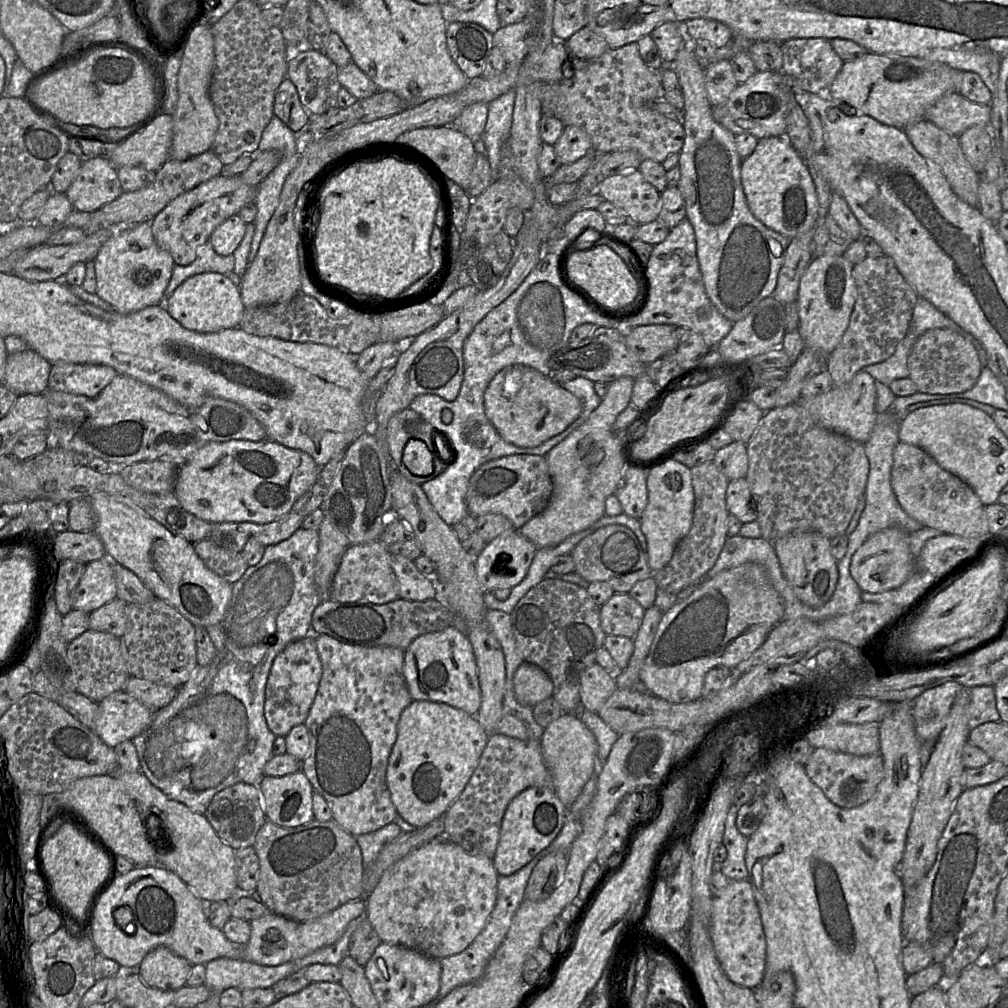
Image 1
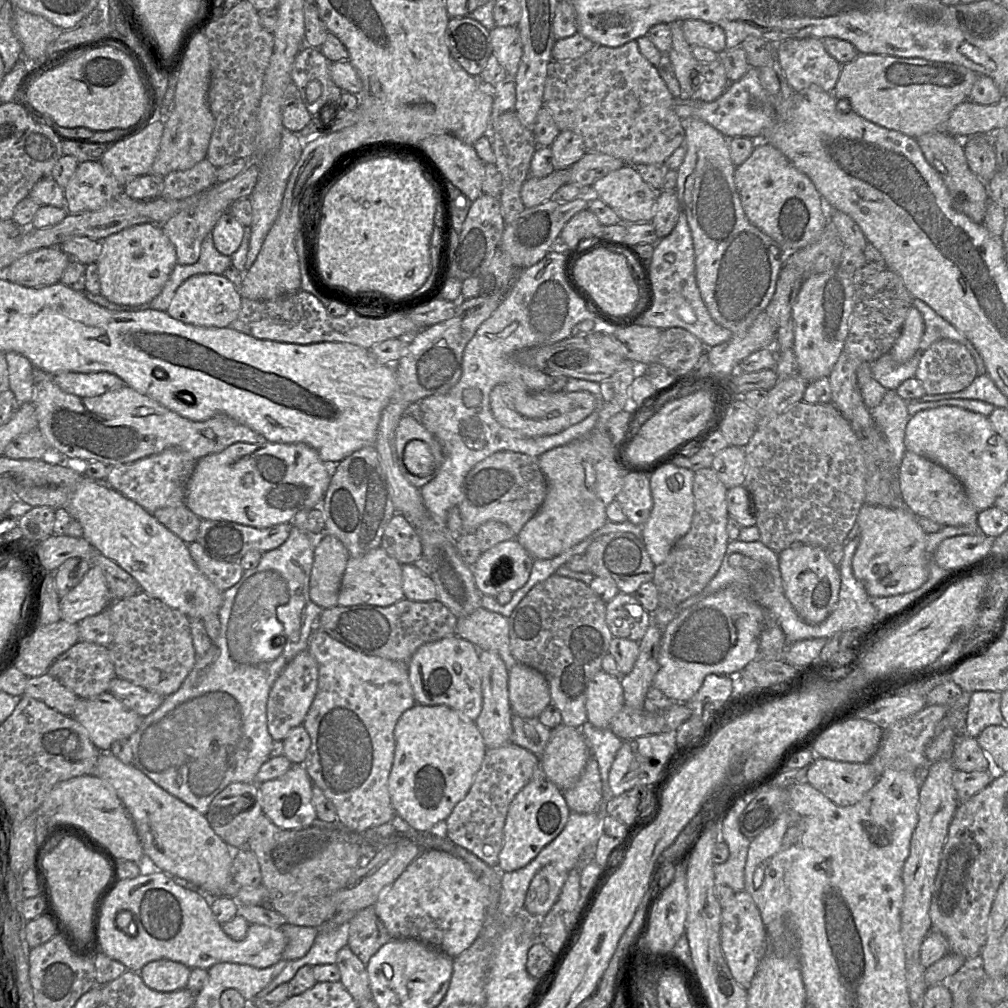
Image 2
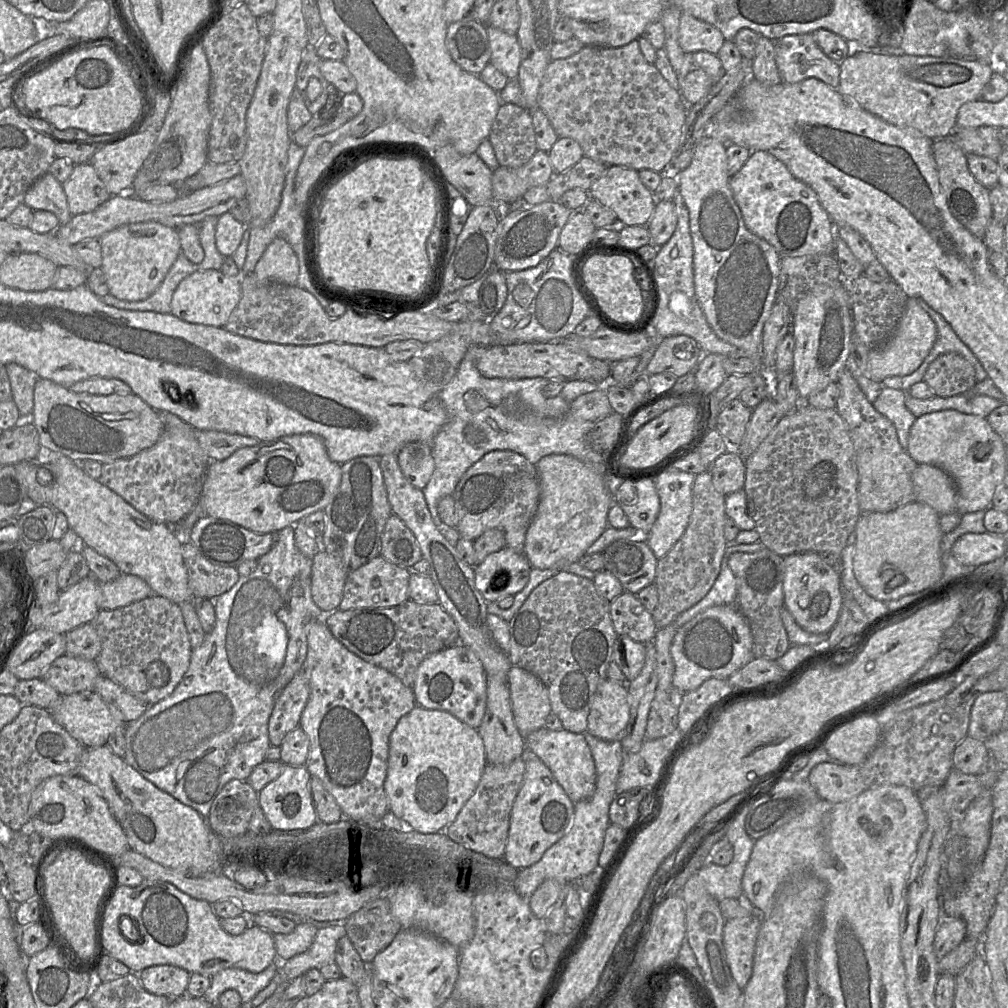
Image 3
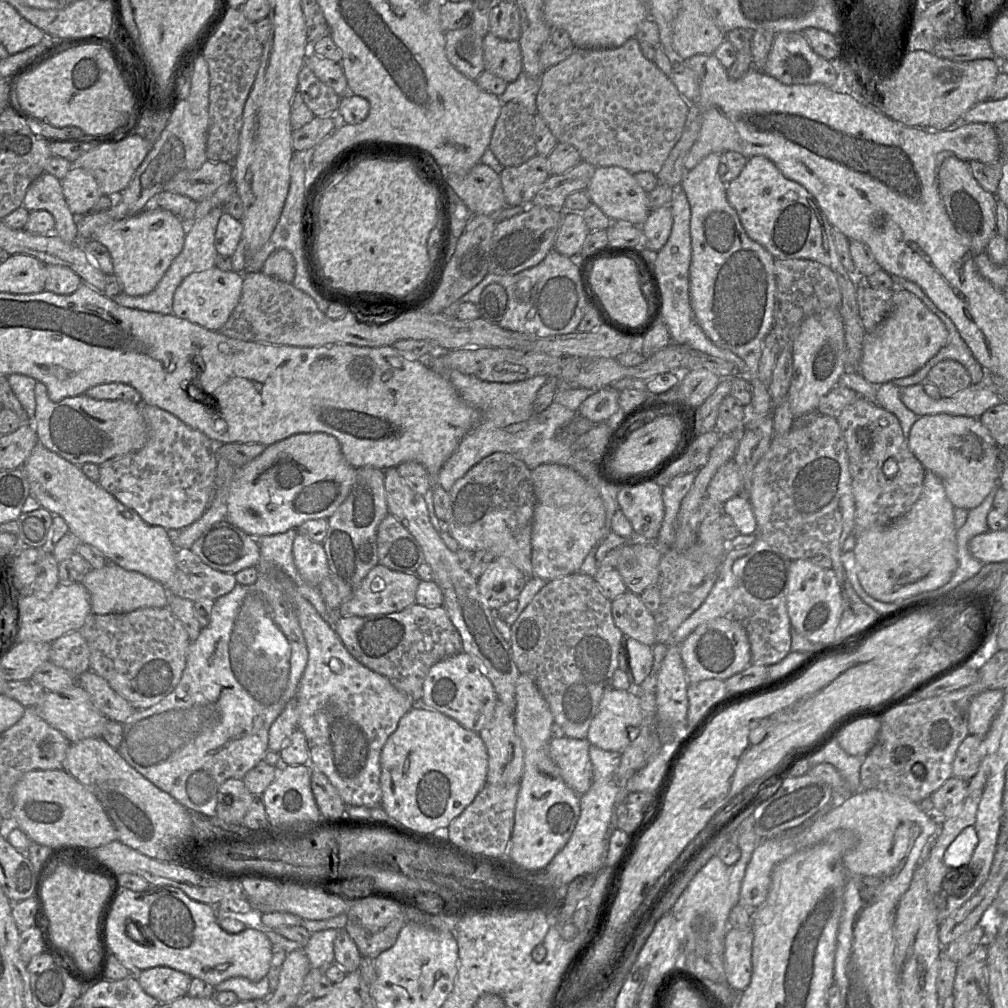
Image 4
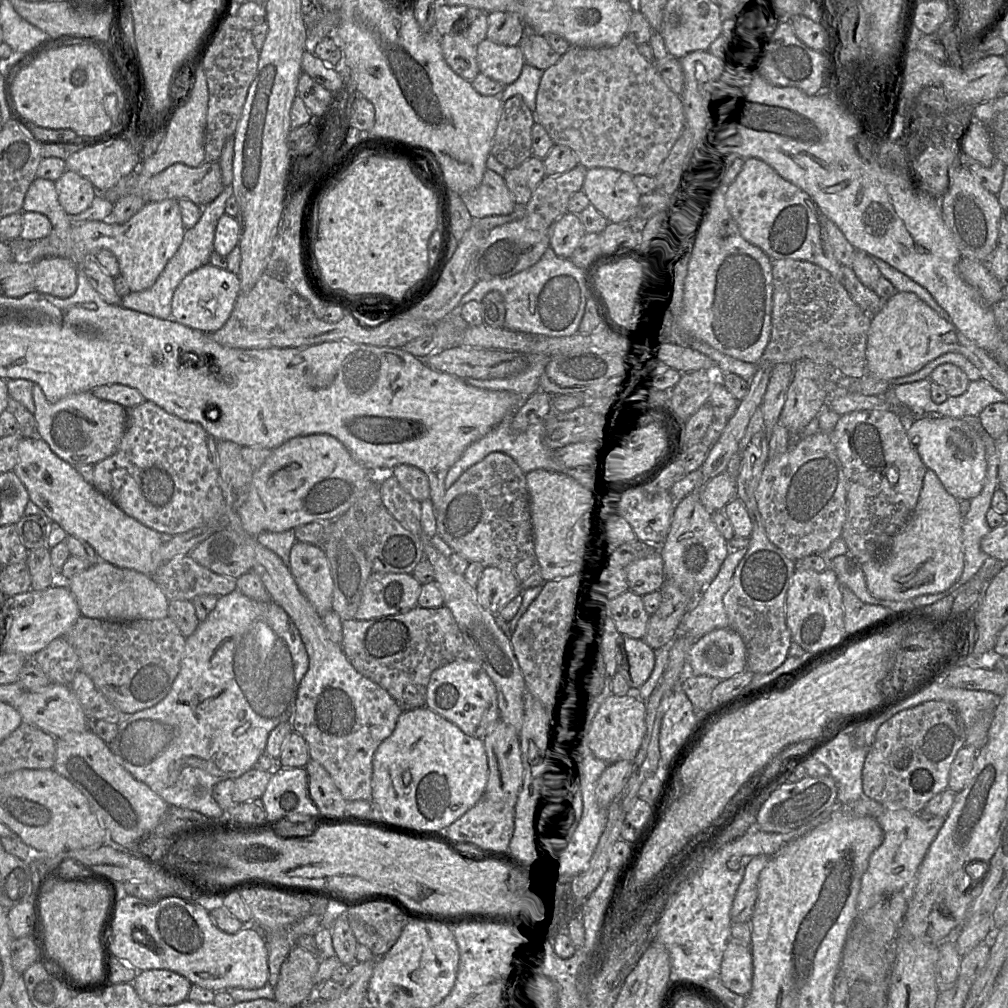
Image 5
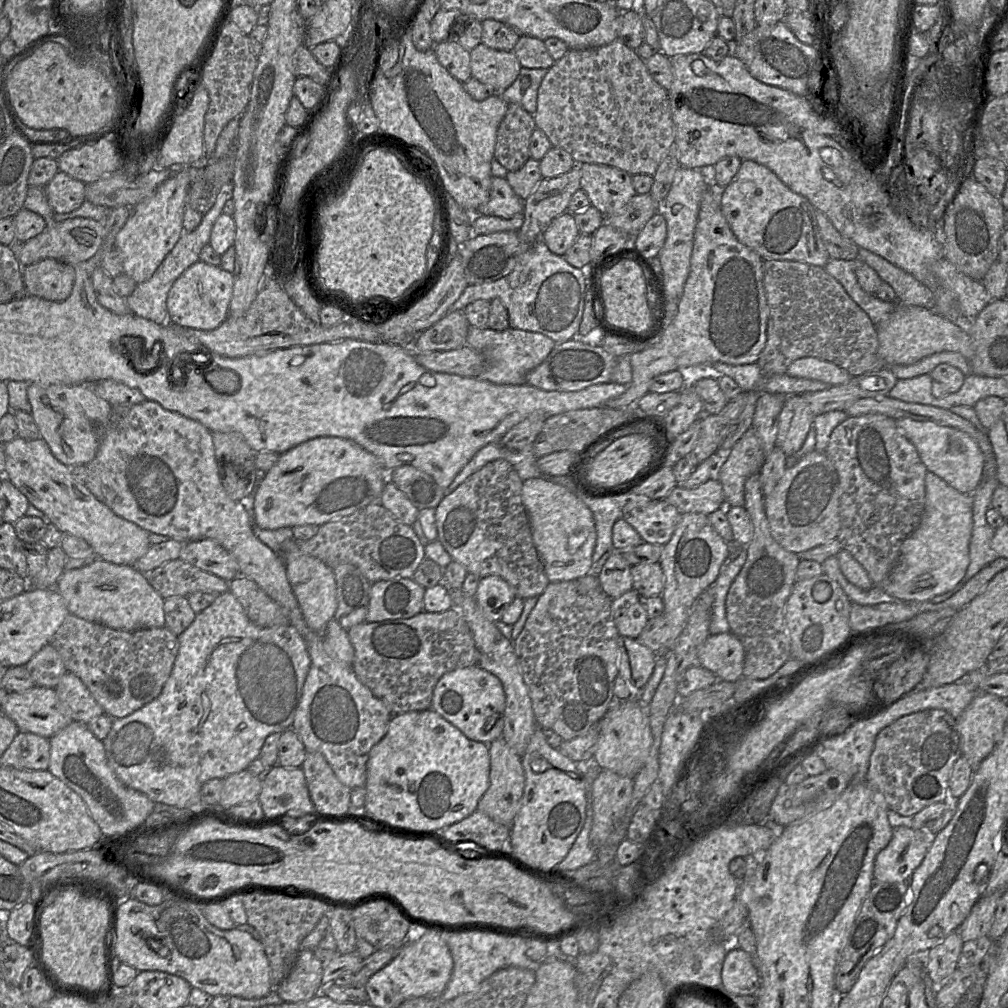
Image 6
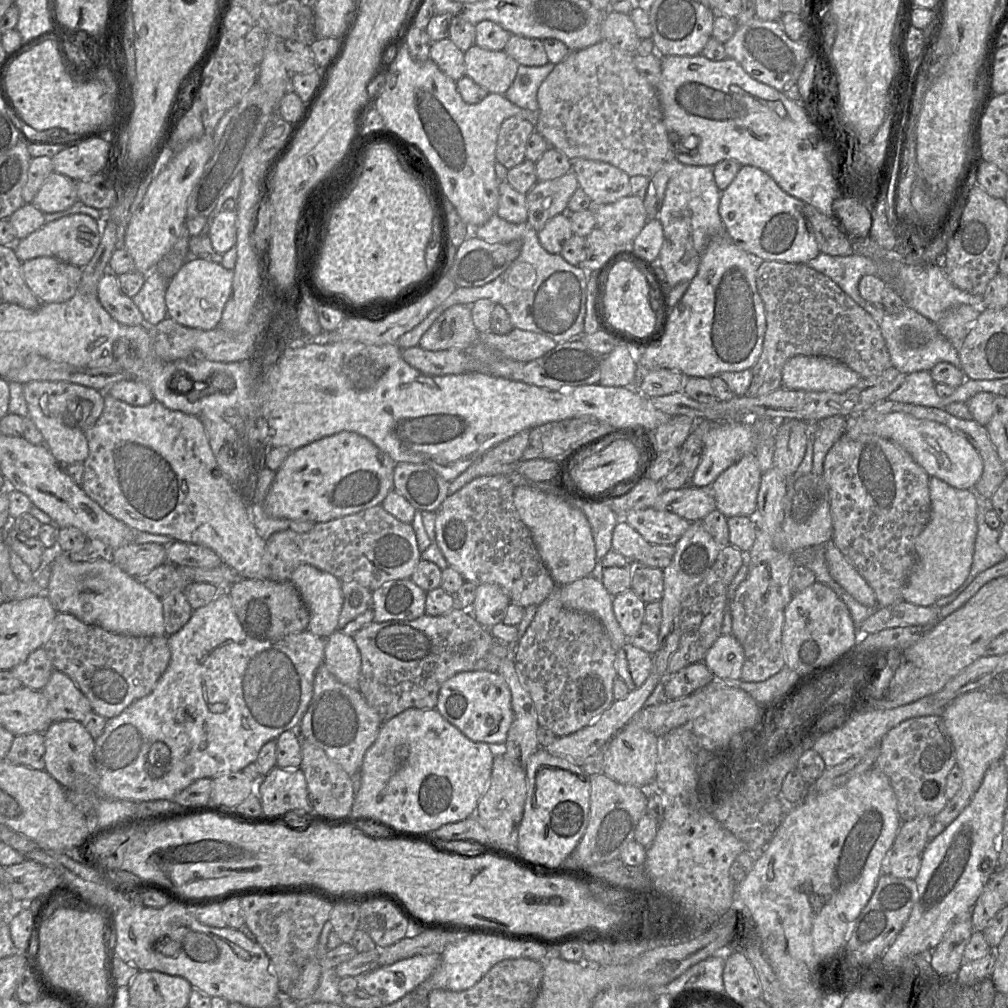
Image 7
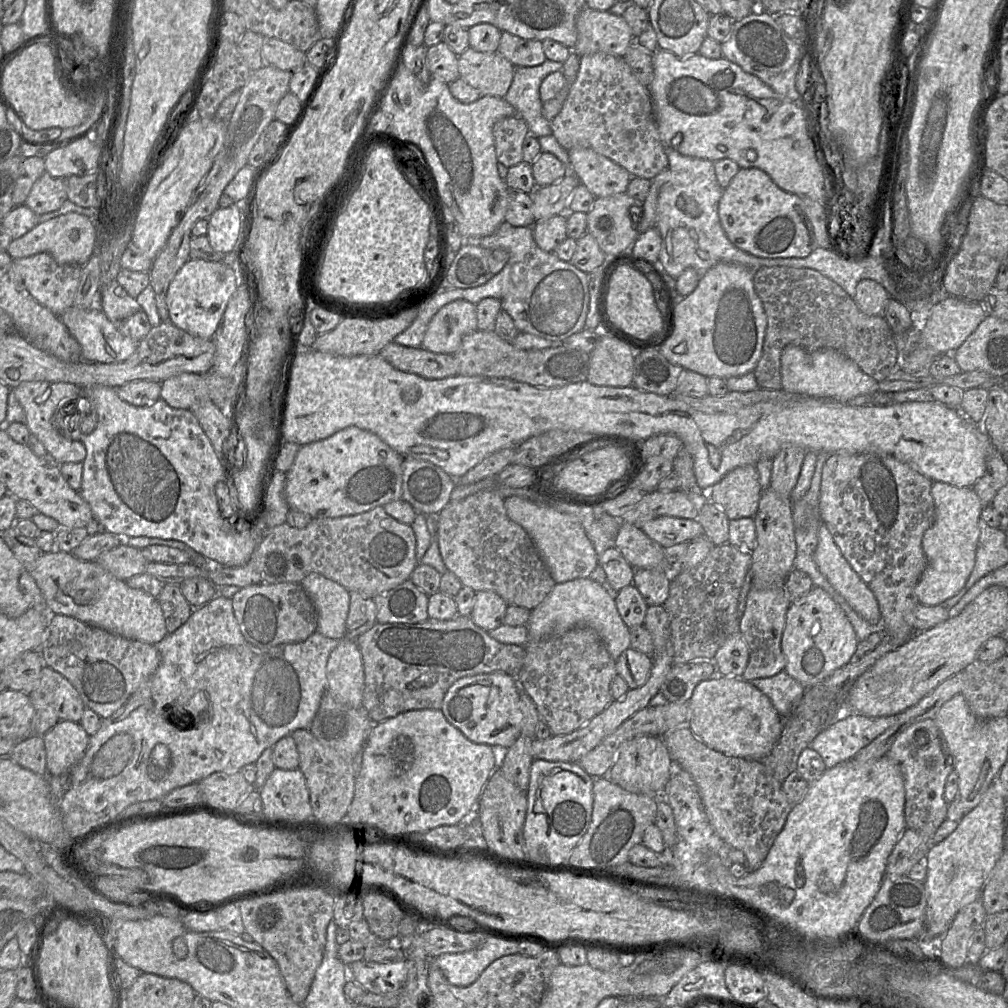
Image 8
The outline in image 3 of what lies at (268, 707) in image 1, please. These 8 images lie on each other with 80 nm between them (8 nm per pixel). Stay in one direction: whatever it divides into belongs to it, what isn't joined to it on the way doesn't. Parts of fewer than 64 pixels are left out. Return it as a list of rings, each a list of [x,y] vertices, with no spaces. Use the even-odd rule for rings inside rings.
[[[300,670],[277,698],[268,723],[270,745],[281,746],[285,736],[300,725],[310,695],[309,680]]]

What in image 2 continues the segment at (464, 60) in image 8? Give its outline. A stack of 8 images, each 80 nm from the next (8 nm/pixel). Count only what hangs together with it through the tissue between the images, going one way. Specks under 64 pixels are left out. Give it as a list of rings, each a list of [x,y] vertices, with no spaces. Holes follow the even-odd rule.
[[[517,26],[498,27],[489,31],[492,55],[506,70],[508,77],[514,79],[518,72],[523,49]]]

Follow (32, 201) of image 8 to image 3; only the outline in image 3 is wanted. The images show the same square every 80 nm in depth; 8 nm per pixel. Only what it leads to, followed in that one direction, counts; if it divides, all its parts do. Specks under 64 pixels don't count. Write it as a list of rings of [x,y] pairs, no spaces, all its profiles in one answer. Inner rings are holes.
[[[90,163],[76,164],[62,187],[72,216],[89,213],[111,197]]]

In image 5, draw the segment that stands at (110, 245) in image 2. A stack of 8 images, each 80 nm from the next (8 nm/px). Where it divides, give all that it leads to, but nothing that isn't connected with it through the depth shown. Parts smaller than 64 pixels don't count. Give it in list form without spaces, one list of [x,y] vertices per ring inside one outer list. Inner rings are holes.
[[[166,199],[145,204],[124,224],[110,220],[73,223],[72,237],[89,255],[101,249],[113,252],[119,263],[120,275],[126,280],[130,291],[140,292],[155,283],[180,247],[185,231],[178,200]]]

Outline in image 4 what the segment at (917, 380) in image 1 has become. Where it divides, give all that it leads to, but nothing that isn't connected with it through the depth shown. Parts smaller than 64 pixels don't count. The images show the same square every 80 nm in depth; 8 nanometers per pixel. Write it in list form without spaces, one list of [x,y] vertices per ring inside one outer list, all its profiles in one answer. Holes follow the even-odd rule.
[[[955,360],[937,363],[929,371],[926,381],[934,384],[943,398],[951,397],[972,384],[965,367]]]

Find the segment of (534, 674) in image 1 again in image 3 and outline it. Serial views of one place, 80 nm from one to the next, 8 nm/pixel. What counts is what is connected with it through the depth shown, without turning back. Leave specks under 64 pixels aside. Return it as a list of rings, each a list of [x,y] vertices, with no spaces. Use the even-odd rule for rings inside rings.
[[[512,666],[508,673],[512,712],[519,733],[525,738],[545,726],[551,713],[548,690],[533,673]]]

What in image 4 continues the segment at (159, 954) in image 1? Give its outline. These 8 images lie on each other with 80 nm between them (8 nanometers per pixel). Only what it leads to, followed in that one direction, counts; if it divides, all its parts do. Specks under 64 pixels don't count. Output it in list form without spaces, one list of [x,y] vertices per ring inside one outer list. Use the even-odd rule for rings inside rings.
[[[157,966],[142,970],[138,982],[148,995],[159,1003],[169,1003],[187,995],[191,979],[184,972]]]

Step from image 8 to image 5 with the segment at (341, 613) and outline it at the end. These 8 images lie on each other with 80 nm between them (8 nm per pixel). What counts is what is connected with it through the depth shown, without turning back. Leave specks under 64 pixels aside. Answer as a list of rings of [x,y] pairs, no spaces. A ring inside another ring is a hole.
[[[296,541],[290,552],[289,570],[300,591],[321,617],[332,610],[333,577],[320,545]]]

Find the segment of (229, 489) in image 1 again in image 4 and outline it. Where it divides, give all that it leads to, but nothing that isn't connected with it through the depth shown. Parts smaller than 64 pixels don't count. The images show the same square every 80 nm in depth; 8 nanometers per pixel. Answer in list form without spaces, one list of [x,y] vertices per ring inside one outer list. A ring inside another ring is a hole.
[[[325,432],[299,433],[272,445],[251,462],[237,468],[232,481],[225,520],[257,538],[296,529],[307,520],[328,519],[350,493],[356,480],[356,468],[342,454],[339,441]]]

